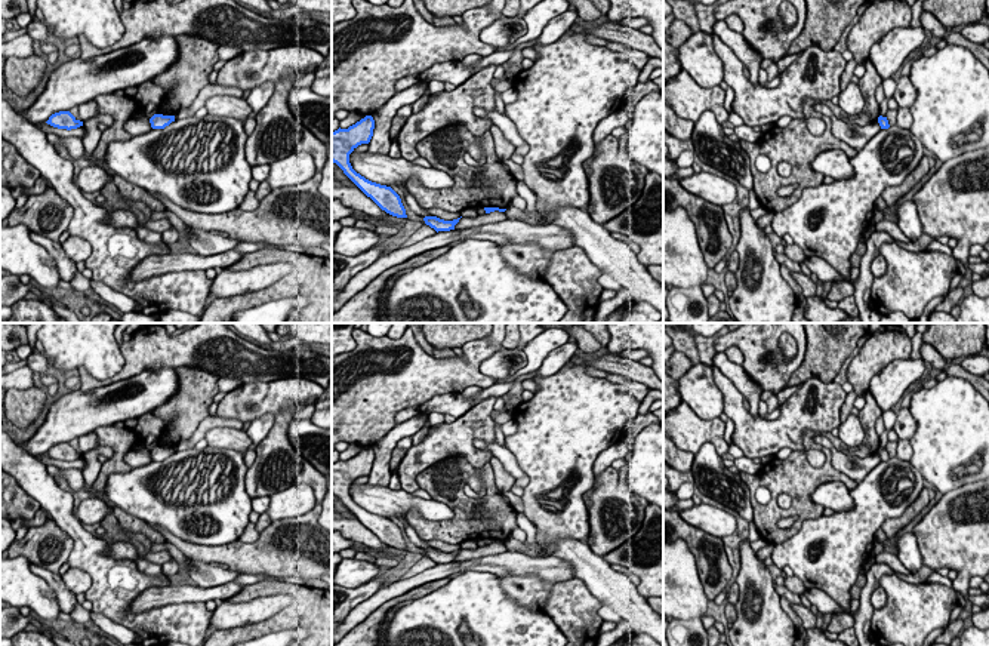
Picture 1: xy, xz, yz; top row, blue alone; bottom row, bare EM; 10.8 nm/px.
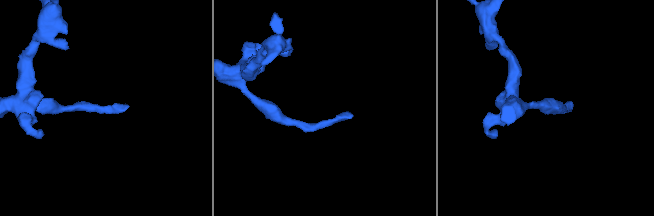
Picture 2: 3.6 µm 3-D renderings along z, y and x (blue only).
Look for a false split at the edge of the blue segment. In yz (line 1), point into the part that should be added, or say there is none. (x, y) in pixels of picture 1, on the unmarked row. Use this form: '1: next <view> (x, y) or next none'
1: next none

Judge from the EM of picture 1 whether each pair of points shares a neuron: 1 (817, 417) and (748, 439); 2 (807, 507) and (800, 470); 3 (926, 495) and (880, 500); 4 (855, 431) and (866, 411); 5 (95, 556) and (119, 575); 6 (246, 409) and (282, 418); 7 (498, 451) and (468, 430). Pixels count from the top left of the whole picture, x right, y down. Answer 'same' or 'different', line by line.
1: same
2: same
3: different
4: different
5: same
6: same
7: different

